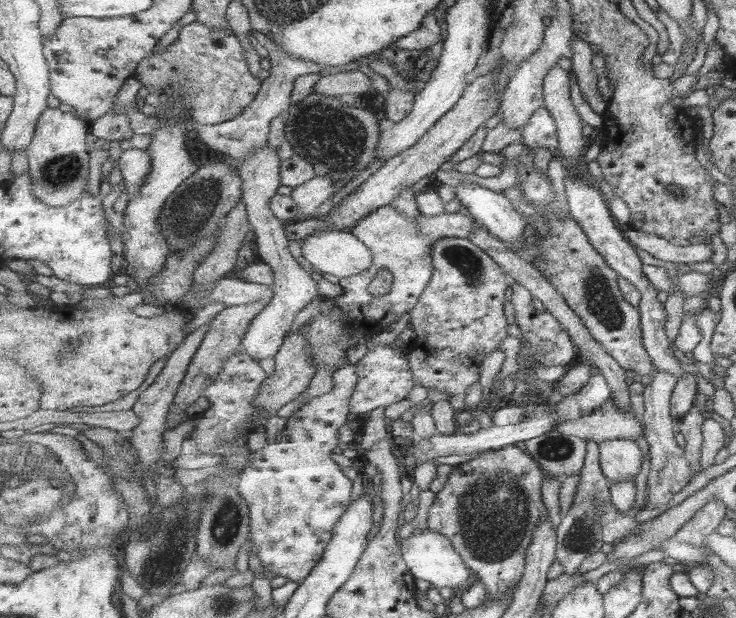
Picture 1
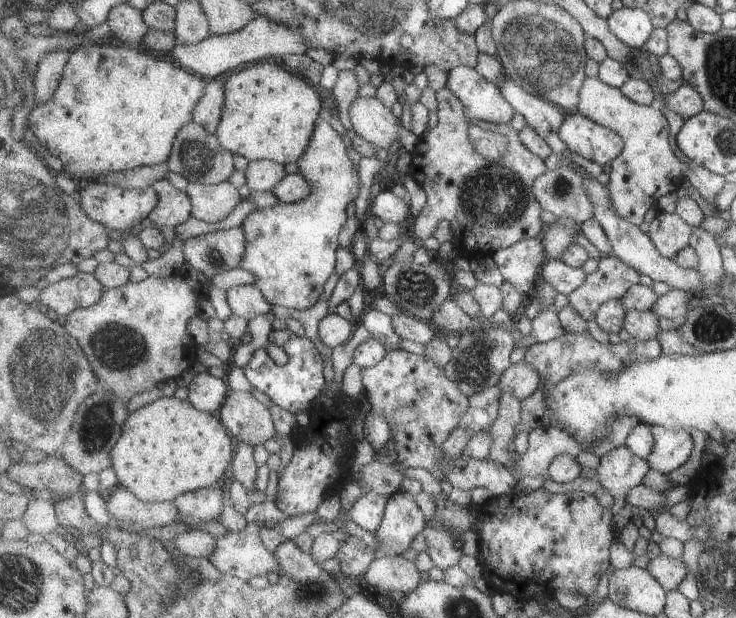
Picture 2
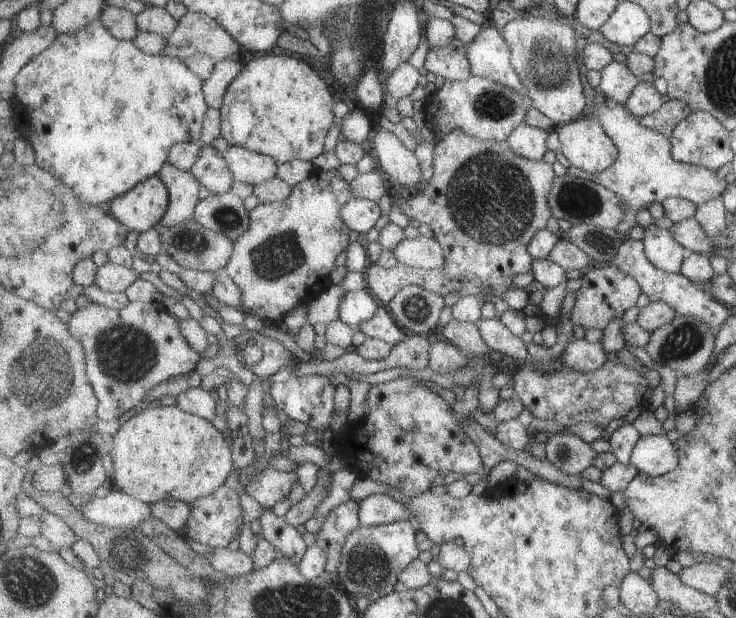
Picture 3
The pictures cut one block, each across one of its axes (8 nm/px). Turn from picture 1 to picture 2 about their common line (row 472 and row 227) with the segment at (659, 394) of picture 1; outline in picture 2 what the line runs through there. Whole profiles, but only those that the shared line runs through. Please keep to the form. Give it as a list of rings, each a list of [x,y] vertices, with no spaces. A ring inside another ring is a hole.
[[[662,211],[650,222],[648,235],[664,257],[674,259],[690,245],[693,231],[693,226],[684,221],[677,212]]]

